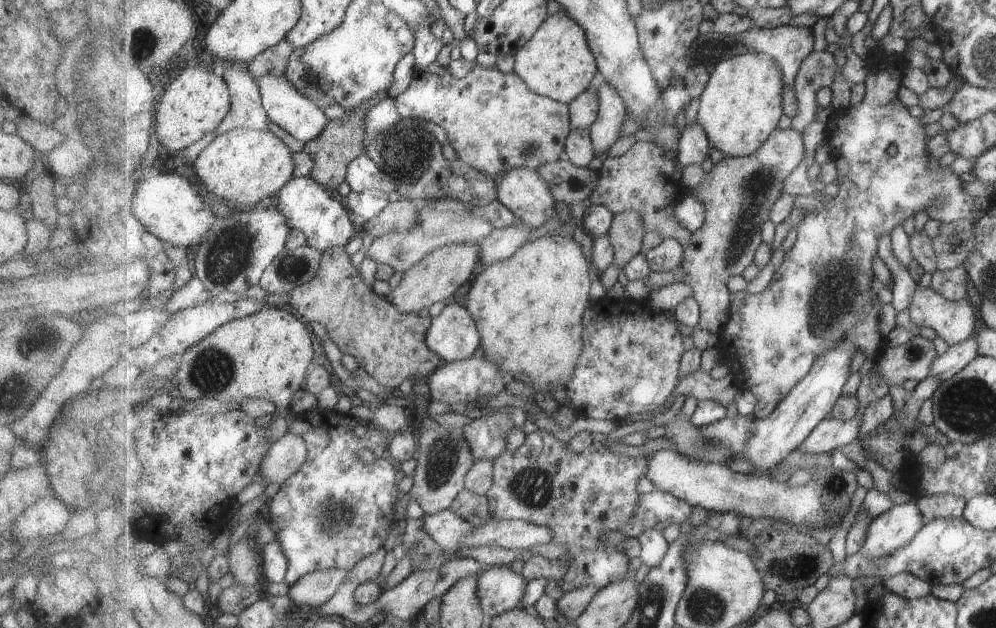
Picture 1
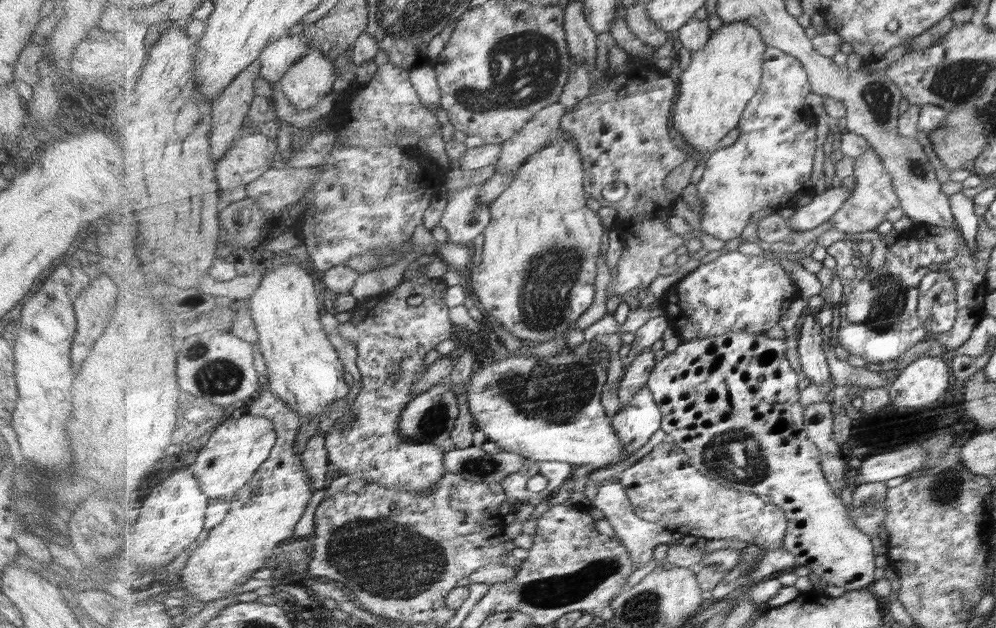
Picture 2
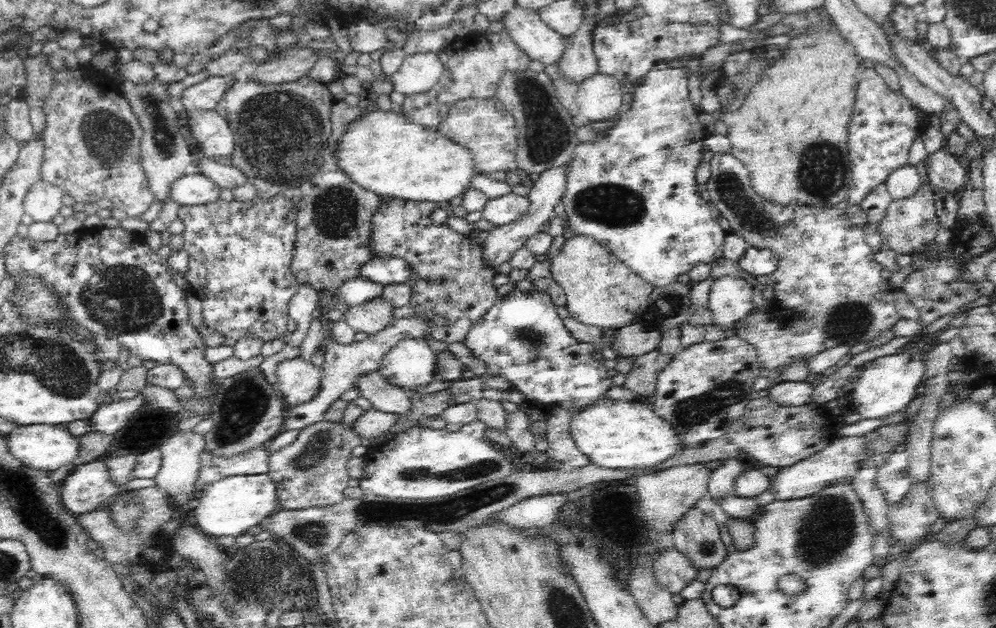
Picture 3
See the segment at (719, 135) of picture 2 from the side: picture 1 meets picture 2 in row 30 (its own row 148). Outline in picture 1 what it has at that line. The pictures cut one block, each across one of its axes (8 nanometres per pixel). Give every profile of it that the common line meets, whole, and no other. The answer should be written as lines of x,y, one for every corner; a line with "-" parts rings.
757,52
745,53
742,55
734,56
733,58
724,60
716,65
714,71
710,75
709,82
706,84
703,94
700,96
700,109
698,110
698,123
705,129
708,139
713,148
717,148
724,153
725,157
748,157
754,152
757,152
773,134
773,131
779,126
781,118
783,118
783,89
784,89
784,73
778,62
764,54

